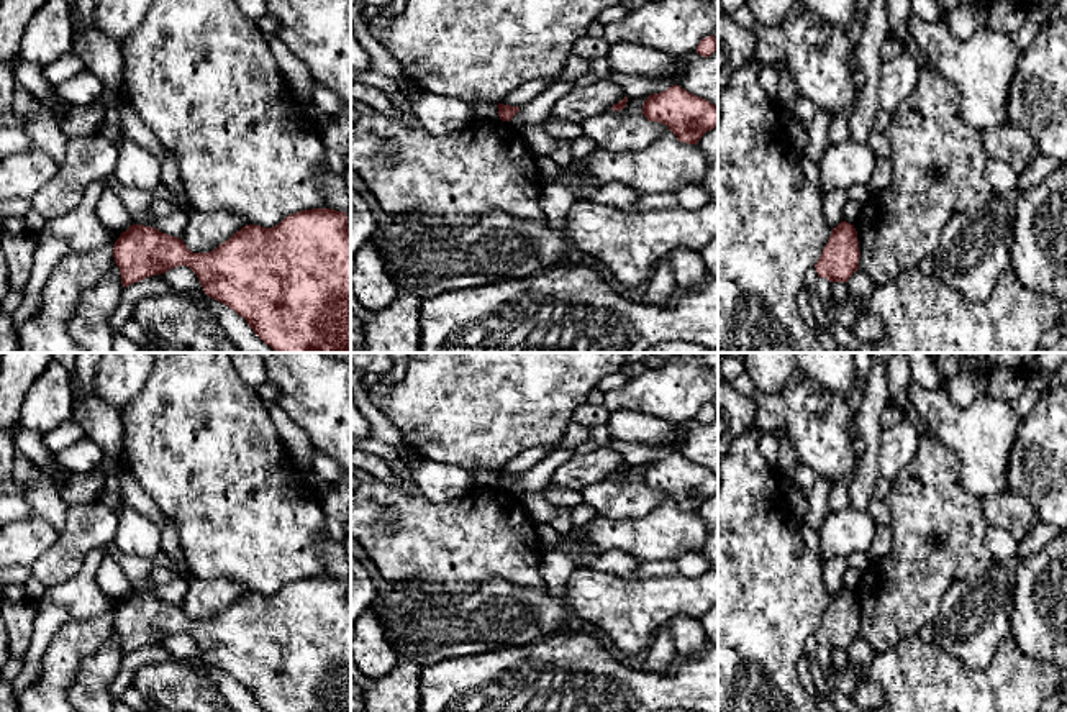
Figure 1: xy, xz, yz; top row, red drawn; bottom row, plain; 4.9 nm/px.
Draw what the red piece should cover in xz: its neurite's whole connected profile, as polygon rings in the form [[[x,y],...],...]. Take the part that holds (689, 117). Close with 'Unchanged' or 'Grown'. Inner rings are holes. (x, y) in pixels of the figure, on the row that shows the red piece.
[[[680,85],[652,94],[642,105],[649,121],[667,125],[679,141],[697,144],[700,138],[718,125],[718,108]]]. Unchanged

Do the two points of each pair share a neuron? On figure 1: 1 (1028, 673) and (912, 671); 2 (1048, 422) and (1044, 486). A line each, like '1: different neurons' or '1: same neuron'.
1: same neuron
2: same neuron

